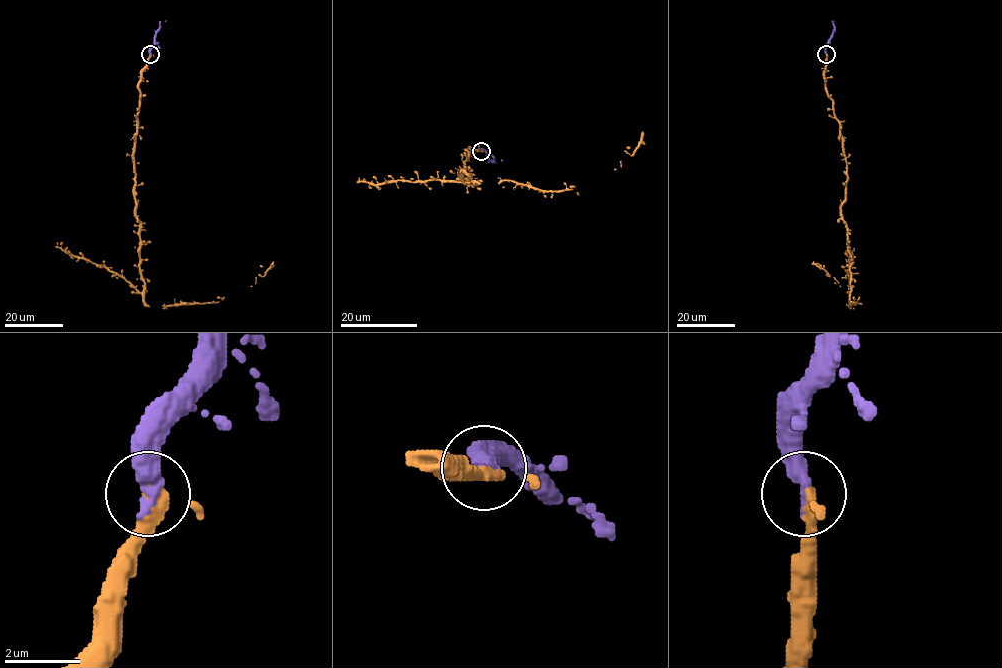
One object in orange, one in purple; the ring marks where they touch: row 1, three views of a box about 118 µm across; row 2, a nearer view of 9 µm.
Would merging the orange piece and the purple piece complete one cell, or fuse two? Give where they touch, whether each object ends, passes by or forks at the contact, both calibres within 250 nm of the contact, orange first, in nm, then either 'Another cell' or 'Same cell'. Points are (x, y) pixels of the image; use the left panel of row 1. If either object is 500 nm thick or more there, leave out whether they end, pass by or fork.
Place: (150, 54). At the ring orange passes by. At the ring purple ends. Thickness 320 nm (orange) against 440 nm. Same cell

